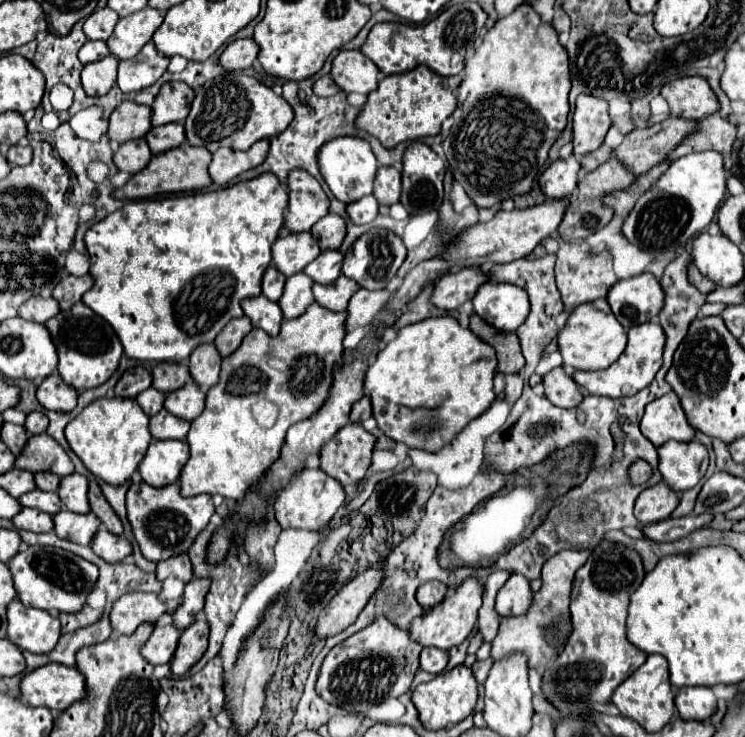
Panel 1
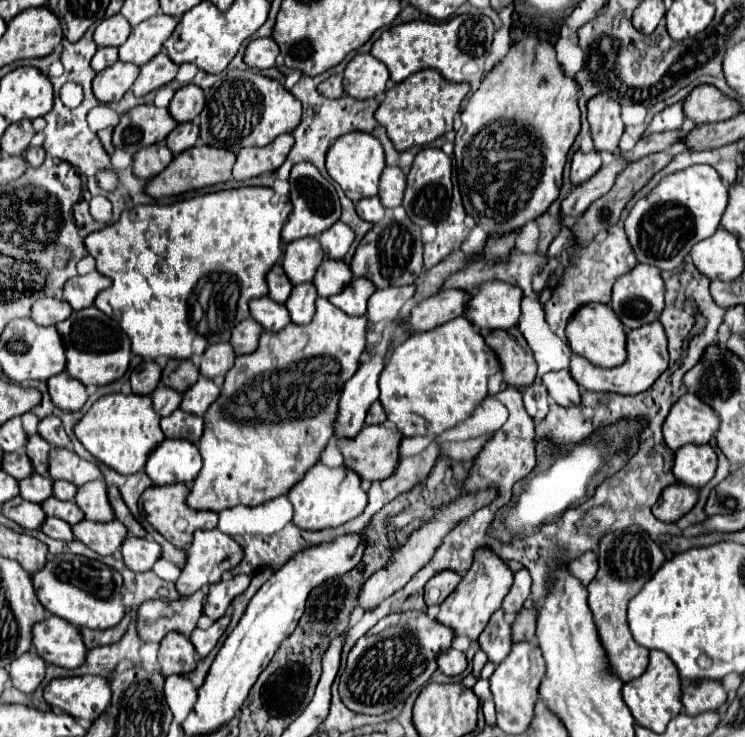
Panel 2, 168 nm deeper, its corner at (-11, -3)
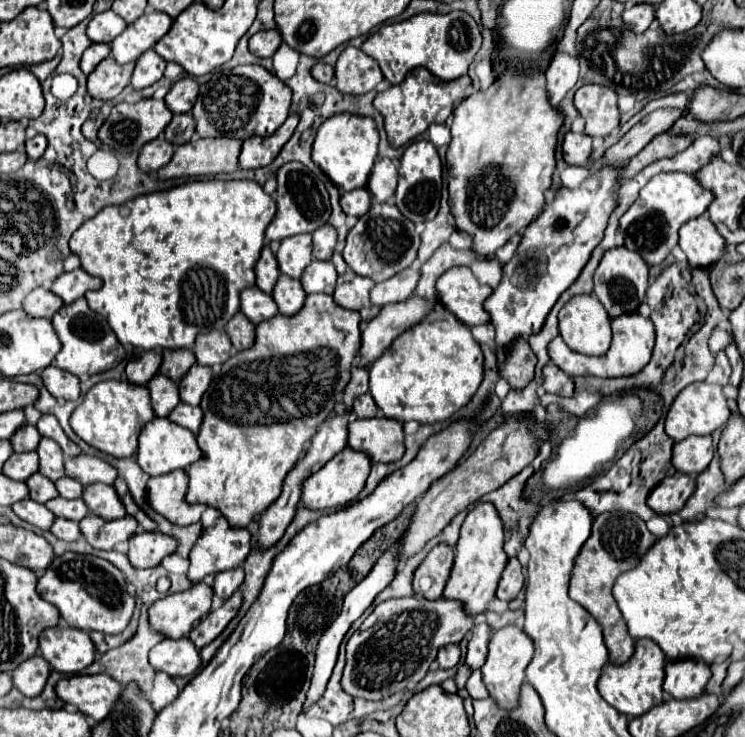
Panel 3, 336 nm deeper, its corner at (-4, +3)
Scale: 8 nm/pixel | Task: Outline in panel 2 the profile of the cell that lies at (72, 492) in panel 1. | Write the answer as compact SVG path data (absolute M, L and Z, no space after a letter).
M102 478L80 486L74 500L80 506L80 510L86 514L88 520L94 520L94 522L112 522L114 520L114 512L108 502L106 482Z

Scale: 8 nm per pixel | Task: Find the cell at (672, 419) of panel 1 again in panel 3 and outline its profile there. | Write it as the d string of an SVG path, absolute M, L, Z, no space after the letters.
M695 382L689 388L681 390L681 394L673 400L665 418L665 432L669 438L679 442L691 434L711 434L713 430L723 428L727 420L729 420L729 406L721 386L709 382Z

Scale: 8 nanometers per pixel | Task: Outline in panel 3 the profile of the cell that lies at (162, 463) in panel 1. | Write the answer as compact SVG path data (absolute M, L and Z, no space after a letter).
M155 418L141 432L137 462L139 462L141 470L147 472L149 476L169 474L173 470L187 470L193 462L197 462L197 458L201 458L201 450L197 446L195 436L189 434L189 430L185 430L181 426L173 426L173 422L169 422L167 418Z

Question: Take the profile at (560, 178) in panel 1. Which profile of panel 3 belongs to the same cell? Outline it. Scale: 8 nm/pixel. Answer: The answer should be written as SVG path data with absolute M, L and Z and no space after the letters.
M567 132L563 140L563 158L569 166L585 166L591 156L591 138L587 134Z

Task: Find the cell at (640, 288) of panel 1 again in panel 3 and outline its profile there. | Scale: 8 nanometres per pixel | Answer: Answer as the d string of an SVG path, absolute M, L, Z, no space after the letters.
M625 246L605 252L595 272L595 296L605 306L609 318L619 318L623 314L637 312L639 304L647 300L647 288L649 288L649 266L637 252L627 250Z

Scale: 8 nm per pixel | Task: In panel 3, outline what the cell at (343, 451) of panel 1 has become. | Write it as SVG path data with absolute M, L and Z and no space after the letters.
M389 418L353 420L349 424L349 446L365 452L373 462L397 462L403 452L403 424Z

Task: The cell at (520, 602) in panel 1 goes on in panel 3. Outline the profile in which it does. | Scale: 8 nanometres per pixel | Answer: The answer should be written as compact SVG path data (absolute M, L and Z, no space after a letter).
M509 558L505 570L503 570L503 576L499 580L499 588L497 588L497 598L499 600L505 600L505 602L511 602L519 590L523 588L523 582L525 582L525 576L521 572L521 564L517 558Z

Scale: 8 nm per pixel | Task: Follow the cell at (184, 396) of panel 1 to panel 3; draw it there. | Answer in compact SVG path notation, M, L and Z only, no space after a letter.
M193 364L189 374L185 374L185 378L179 382L179 396L181 402L189 404L189 406L199 406L201 396L205 394L209 382L211 382L211 368L201 366L201 364Z

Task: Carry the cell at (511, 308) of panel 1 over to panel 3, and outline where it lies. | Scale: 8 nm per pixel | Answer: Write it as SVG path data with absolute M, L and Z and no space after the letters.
M455 266L447 270L439 280L437 280L437 298L443 306L447 306L461 322L467 326L475 324L487 324L489 322L489 312L483 308L483 302L493 294L493 288L489 284L481 284L477 276L467 268L467 266Z

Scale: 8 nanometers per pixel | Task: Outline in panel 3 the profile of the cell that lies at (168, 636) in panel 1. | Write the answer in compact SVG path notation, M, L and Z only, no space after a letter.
M165 638L149 652L149 662L155 670L163 670L169 676L191 676L197 672L201 660L199 652L189 638Z

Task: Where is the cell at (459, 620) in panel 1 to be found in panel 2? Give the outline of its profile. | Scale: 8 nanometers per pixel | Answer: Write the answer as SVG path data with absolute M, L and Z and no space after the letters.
M478 548L474 552L470 572L462 576L456 590L440 604L440 614L436 616L436 620L446 626L452 626L456 630L456 636L470 636L472 640L478 640L490 616L502 608L502 600L508 594L510 586L512 586L512 570L508 568L508 564L500 560L492 552L492 548Z

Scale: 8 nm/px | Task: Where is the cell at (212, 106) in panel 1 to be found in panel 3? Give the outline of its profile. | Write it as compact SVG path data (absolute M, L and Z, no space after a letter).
M237 66L233 70L221 68L207 76L195 78L199 84L199 96L193 106L193 118L197 134L201 138L237 138L247 140L249 136L271 136L289 116L291 90L275 74L263 66Z

